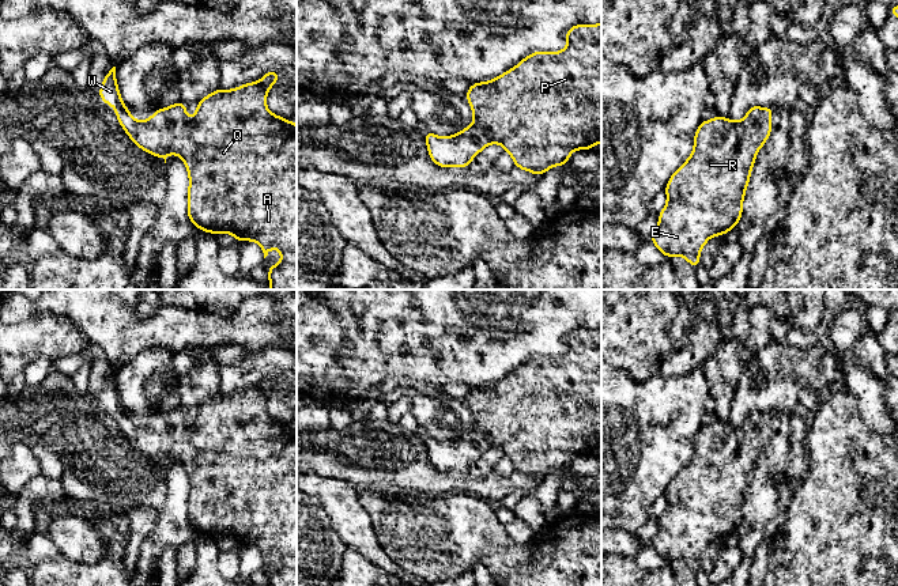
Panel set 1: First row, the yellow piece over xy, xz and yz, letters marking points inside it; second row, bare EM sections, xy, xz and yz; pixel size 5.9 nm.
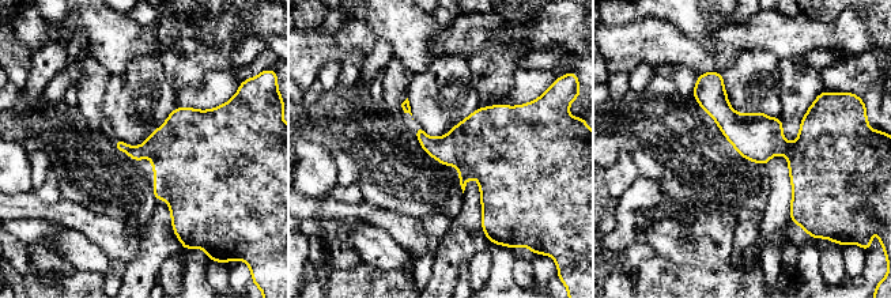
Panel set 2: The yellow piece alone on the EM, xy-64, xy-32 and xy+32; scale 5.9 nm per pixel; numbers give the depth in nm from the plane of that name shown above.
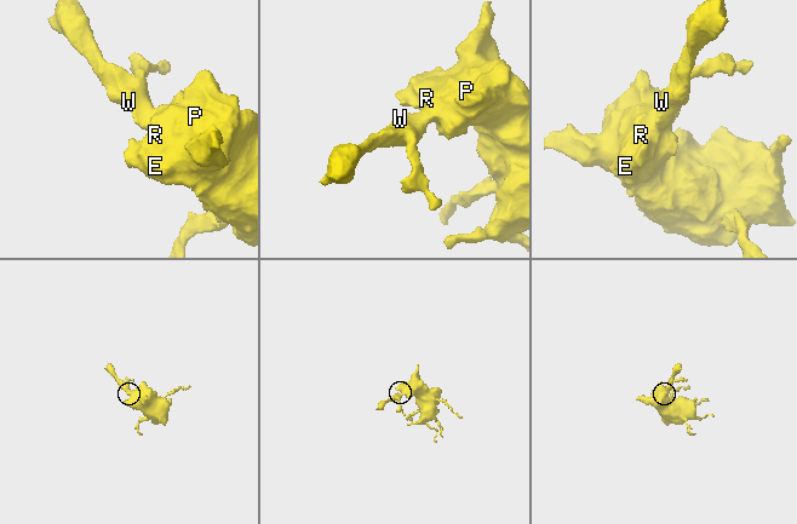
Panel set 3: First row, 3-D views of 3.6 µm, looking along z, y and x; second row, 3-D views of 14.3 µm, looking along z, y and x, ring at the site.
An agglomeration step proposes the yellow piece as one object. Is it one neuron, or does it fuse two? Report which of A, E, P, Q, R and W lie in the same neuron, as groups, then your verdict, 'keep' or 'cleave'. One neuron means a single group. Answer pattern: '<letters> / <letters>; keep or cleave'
A E P Q R W; keep

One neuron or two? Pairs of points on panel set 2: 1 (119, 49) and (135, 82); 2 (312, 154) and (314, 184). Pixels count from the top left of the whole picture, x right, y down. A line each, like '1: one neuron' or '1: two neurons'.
1: two neurons
2: one neuron

